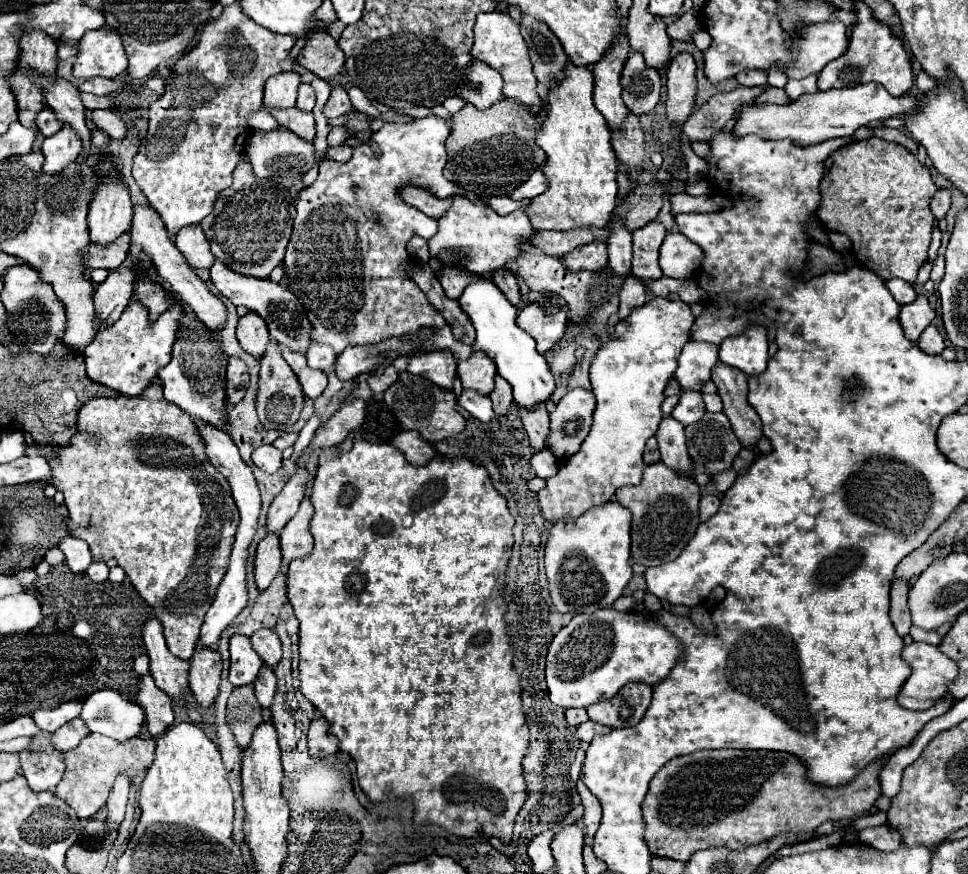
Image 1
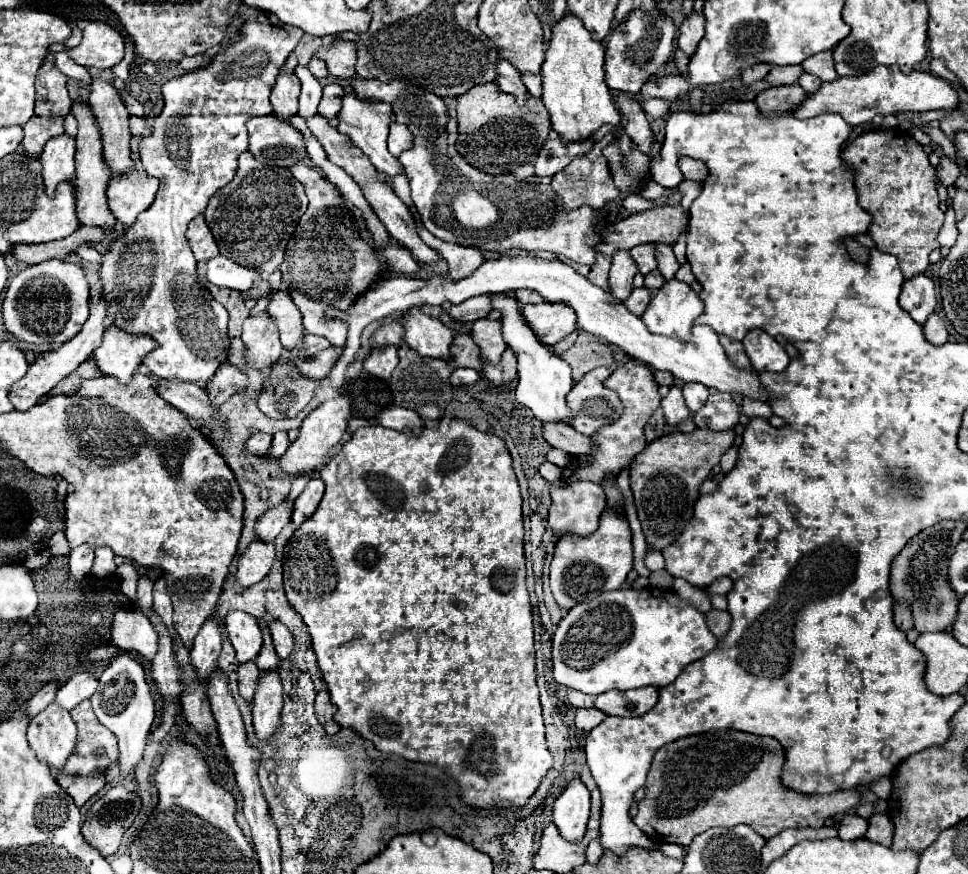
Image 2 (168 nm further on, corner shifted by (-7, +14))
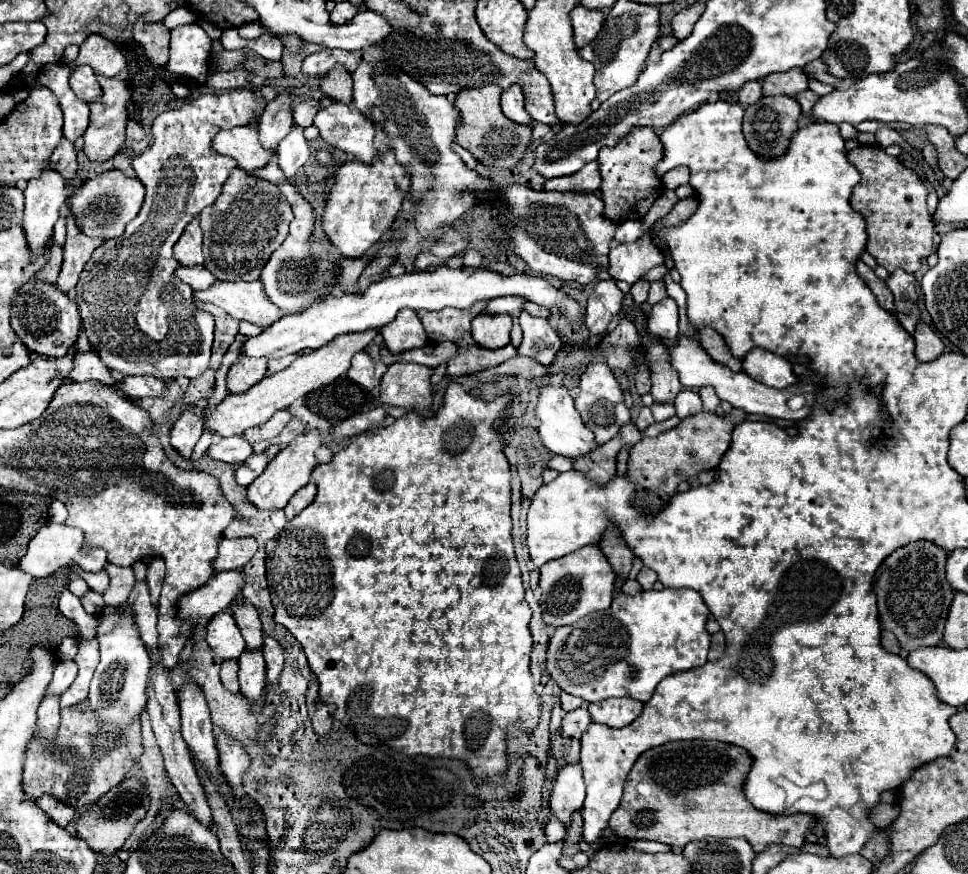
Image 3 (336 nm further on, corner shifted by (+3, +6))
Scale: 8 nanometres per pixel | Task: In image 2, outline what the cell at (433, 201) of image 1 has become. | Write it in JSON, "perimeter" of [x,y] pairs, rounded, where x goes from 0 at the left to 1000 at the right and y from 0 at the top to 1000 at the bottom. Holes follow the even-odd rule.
{"perimeter":[[[357,106],[353,111],[353,125],[349,129],[349,136],[351,136],[349,148],[353,152],[357,152],[364,159],[364,164],[376,173],[376,177],[382,180],[388,196],[393,196],[401,203],[409,203],[409,200],[417,198],[415,186],[409,180],[405,180],[400,170],[403,138],[405,138],[405,122],[401,118],[397,118],[397,116],[390,116],[390,118],[374,116],[366,106]]]}

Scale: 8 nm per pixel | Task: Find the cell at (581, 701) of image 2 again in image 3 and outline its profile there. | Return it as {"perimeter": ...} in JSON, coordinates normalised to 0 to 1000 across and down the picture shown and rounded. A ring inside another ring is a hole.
{"perimeter":[[[581,793],[579,795],[579,807],[583,814],[591,814],[591,811],[597,811],[603,802],[599,797],[591,797],[589,793]]]}

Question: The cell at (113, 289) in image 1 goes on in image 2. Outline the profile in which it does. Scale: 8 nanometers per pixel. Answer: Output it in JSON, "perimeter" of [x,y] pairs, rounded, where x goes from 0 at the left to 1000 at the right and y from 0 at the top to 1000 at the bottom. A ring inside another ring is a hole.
{"perimeter":[[[103,340],[101,344],[95,344],[93,347],[93,360],[91,360],[91,367],[87,370],[87,374],[83,376],[81,383],[76,383],[72,390],[68,390],[68,395],[62,395],[56,399],[56,404],[45,404],[41,406],[29,422],[29,427],[17,436],[12,441],[12,447],[10,447],[10,459],[12,463],[19,468],[19,470],[29,470],[31,466],[37,463],[37,459],[48,452],[62,434],[66,434],[70,427],[74,427],[85,413],[89,413],[97,399],[105,392],[105,383],[107,383],[107,376],[110,376],[110,363],[112,363],[112,344],[110,340]]]}

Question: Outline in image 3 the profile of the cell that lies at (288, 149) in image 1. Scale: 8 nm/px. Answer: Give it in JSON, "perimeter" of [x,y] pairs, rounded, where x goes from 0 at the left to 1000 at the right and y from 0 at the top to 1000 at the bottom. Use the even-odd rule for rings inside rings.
{"perimeter":[[[260,143],[227,150],[219,159],[219,170],[225,177],[240,180],[254,198],[264,198],[285,180],[281,173],[273,173],[267,161],[267,150]]]}

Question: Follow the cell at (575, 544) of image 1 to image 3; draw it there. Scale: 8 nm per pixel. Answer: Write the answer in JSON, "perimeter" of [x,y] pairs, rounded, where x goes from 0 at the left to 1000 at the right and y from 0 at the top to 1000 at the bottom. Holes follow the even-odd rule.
{"perimeter":[[[616,624],[601,626],[589,635],[562,644],[558,649],[558,672],[562,681],[562,685],[558,685],[558,692],[562,697],[562,713],[570,717],[581,717],[595,713],[607,701],[626,699],[632,688],[634,665],[636,658],[632,658],[632,649],[628,646],[624,633]]]}

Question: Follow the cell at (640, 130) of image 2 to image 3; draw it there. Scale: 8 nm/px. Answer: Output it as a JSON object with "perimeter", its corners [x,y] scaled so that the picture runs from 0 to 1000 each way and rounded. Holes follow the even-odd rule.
{"perimeter":[[[655,148],[640,161],[636,168],[620,170],[618,175],[618,196],[622,203],[622,230],[624,230],[624,248],[636,255],[645,255],[649,251],[665,251],[671,241],[674,232],[684,223],[686,212],[678,200],[678,189],[686,180],[686,168],[676,148]]]}

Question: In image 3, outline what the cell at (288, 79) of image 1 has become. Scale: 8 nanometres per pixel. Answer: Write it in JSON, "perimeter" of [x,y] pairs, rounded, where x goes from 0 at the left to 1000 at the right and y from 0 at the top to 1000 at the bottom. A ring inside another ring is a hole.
{"perimeter":[[[287,109],[283,116],[279,116],[271,129],[267,154],[273,170],[285,173],[287,164],[298,154],[298,148],[302,148],[302,116],[298,109]]]}

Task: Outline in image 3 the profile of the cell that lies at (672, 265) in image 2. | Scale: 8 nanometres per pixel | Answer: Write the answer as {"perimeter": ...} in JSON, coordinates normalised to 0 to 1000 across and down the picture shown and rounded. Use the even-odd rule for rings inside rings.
{"perimeter":[[[676,322],[674,324],[674,328],[671,328],[671,333],[669,333],[669,342],[667,342],[667,347],[674,351],[674,349],[678,349],[678,347],[682,347],[684,342],[688,342],[690,338],[688,338],[688,328],[686,328],[686,322]]]}

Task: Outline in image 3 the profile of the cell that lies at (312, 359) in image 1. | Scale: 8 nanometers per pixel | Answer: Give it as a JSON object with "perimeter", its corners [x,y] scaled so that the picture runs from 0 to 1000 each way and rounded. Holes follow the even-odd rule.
{"perimeter":[[[298,406],[298,408],[291,408],[291,411],[281,411],[281,413],[277,413],[277,429],[281,429],[281,427],[285,427],[285,424],[291,424],[291,422],[295,422],[304,411],[306,411],[308,406]]]}

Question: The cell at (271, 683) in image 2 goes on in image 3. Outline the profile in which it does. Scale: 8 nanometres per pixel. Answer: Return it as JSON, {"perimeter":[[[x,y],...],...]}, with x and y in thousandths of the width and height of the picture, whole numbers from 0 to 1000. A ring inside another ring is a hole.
{"perimeter":[[[256,743],[246,752],[246,777],[248,777],[248,788],[260,804],[262,814],[271,811],[273,804],[273,786],[275,786],[275,759],[269,747],[256,747]]]}

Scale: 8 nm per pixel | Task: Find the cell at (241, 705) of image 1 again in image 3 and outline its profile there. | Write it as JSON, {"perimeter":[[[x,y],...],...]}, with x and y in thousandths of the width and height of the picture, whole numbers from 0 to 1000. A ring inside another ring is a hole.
{"perimeter":[[[231,756],[229,765],[227,765],[227,777],[229,784],[238,791],[238,793],[246,793],[246,759],[244,756]]]}

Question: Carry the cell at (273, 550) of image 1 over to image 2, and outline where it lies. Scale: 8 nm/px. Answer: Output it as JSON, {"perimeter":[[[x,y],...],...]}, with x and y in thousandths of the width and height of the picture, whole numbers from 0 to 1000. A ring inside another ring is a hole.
{"perimeter":[[[262,619],[248,637],[246,642],[246,653],[244,653],[244,665],[250,672],[258,672],[267,665],[271,665],[285,640],[285,628],[283,621],[279,619]]]}

